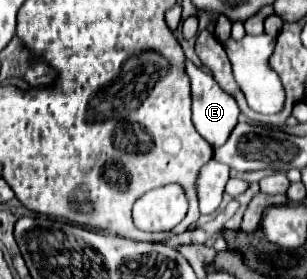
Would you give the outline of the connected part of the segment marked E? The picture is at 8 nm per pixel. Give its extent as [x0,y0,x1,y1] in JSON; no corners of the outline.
[186,61,240,149]

